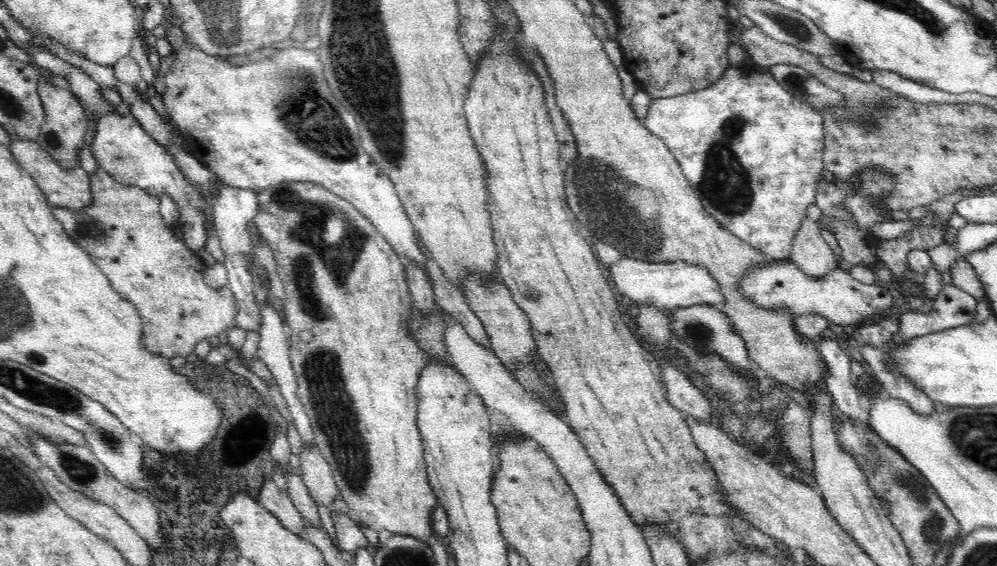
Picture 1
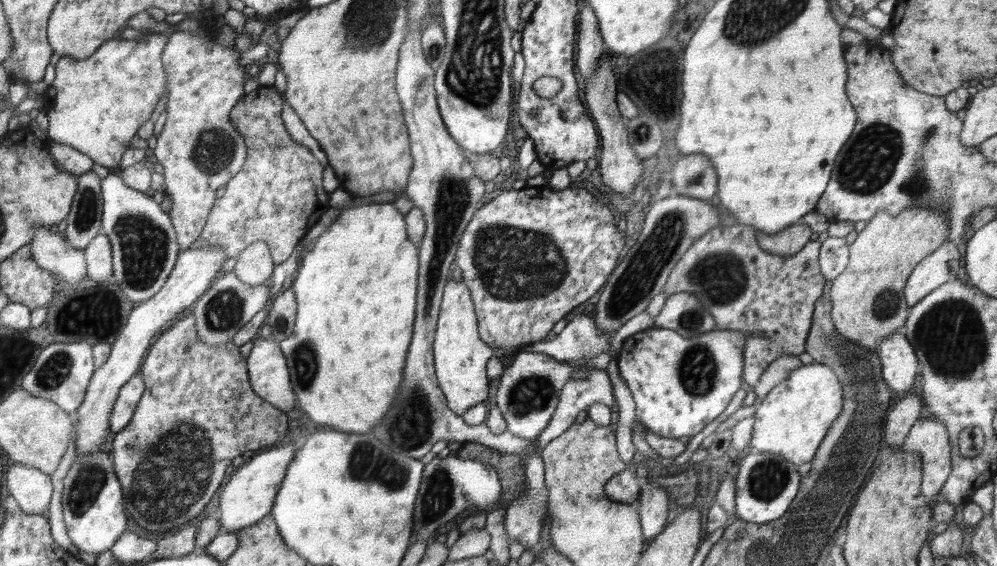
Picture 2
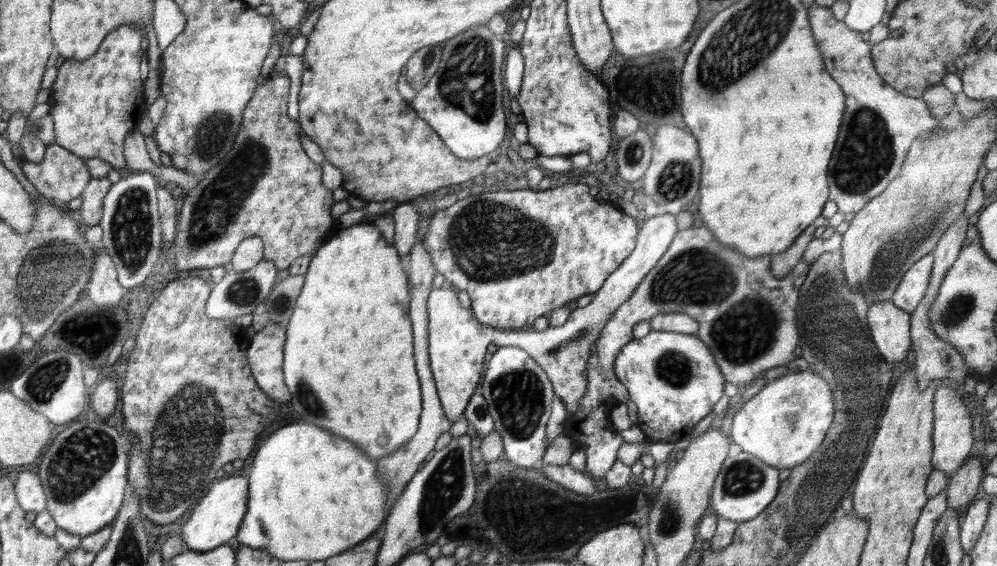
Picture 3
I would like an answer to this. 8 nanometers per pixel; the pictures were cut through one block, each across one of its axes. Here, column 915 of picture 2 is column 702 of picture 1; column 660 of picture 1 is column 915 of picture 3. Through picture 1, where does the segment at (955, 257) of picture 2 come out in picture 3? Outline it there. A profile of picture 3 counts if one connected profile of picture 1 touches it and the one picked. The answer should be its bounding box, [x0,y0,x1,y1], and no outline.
[891,254,933,314]

